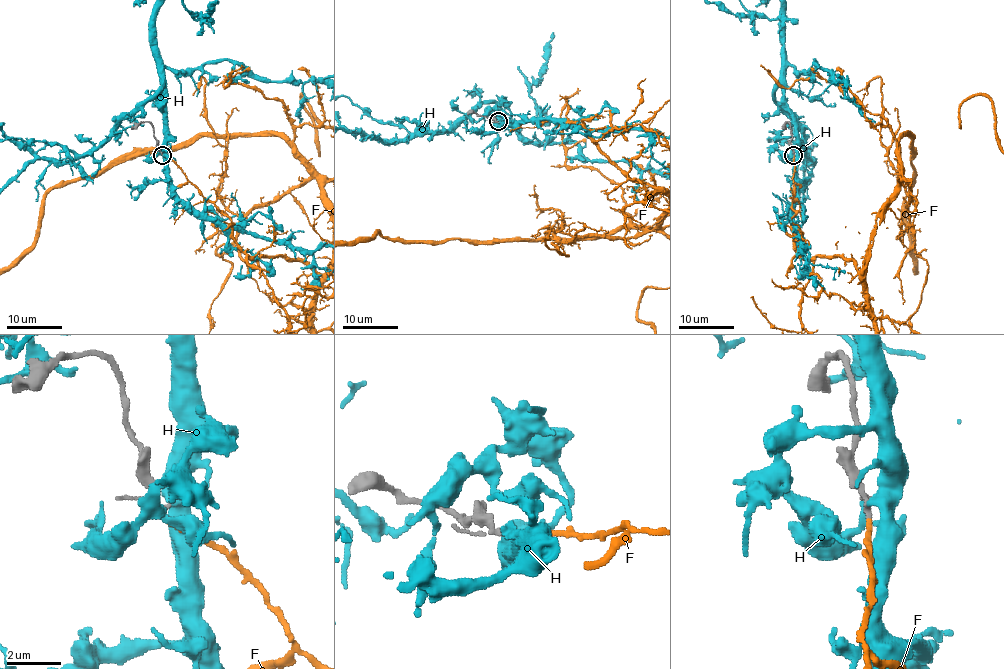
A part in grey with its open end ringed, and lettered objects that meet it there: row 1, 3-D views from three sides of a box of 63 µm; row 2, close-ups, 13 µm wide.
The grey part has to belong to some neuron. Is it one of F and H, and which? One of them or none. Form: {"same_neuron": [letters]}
{"same_neuron": ["F"]}

